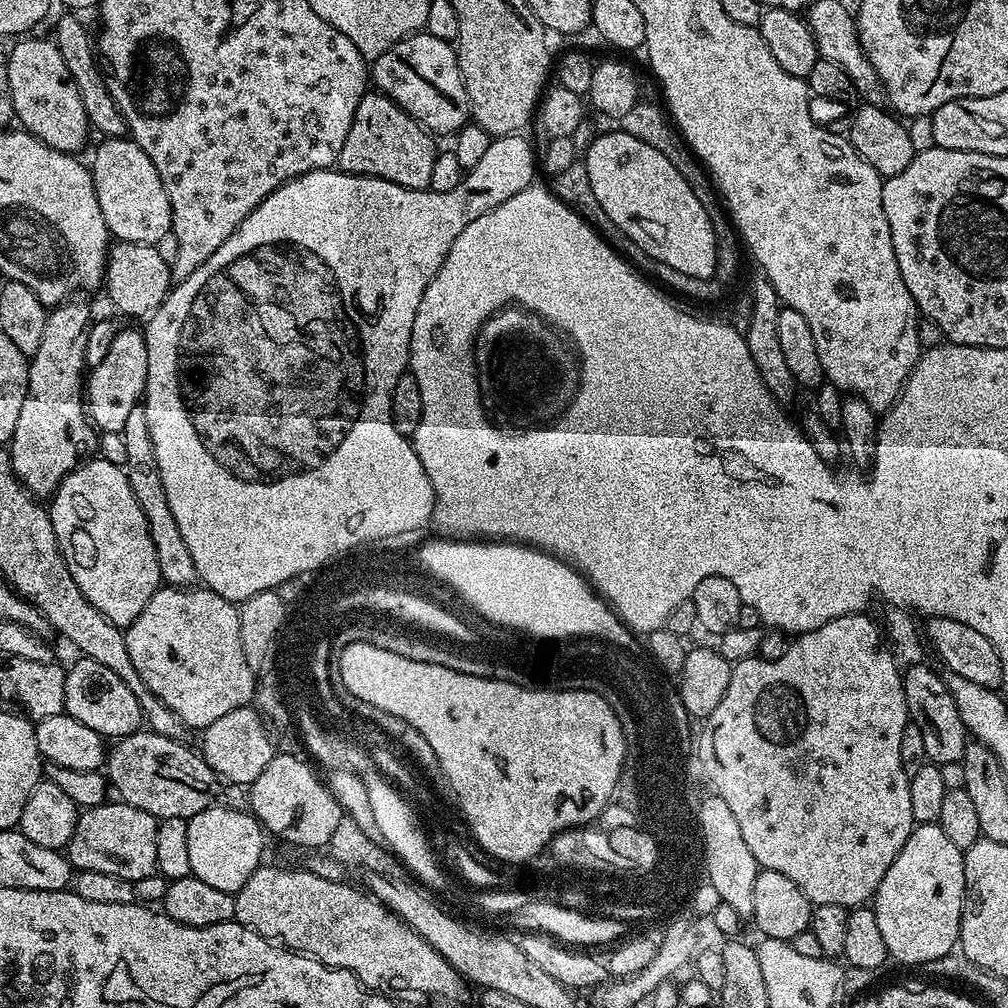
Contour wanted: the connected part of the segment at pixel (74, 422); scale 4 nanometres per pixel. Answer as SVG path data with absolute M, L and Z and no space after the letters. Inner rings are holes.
M78 299L55 305L48 313L46 334L42 334L42 343L28 362L26 398L22 398L18 426L14 426L10 441L14 474L37 498L51 497L64 477L85 457L95 453L92 451L96 448L98 432L88 418L84 368L84 351L90 348L88 333L93 316Z

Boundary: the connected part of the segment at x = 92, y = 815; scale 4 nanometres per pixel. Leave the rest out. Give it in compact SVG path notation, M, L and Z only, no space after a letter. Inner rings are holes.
M105 802L83 809L76 817L74 834L70 838L66 855L73 869L85 872L98 870L102 874L118 874L130 881L157 875L158 823L155 816L146 814L123 802Z

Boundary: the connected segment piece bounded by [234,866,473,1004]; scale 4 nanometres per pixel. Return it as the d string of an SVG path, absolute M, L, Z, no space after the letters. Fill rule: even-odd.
M260 866L250 875L246 884L236 892L235 898L235 923L246 926L250 930L254 930L257 934L263 936L265 940L273 941L277 945L283 946L293 952L310 956L313 960L321 960L327 968L341 968L347 972L352 972L355 974L356 979L370 992L378 992L381 994L421 992L424 996L441 996L442 999L449 1000L452 1004L464 1004L472 996L471 990L473 991L473 989L470 987L469 981L465 980L458 970L454 970L454 966L450 966L450 962L446 962L446 958L442 958L442 954L438 954L438 950L434 950L434 946L430 946L430 942L423 940L412 927L404 923L404 921L401 920L399 916L394 915L393 912L389 912L379 900L373 898L367 891L361 890L361 892L359 892L358 889L351 888L351 886L348 885L348 882L318 878L318 874L314 874L307 870L291 872L288 868L266 868L266 866Z

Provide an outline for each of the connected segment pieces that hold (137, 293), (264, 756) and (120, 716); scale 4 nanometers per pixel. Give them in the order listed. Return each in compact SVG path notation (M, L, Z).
M121 240L108 249L106 289L108 300L124 316L147 318L167 298L173 287L170 265L158 254L156 245Z
M252 706L230 710L230 714L218 718L218 722L210 722L210 726L203 729L201 736L204 737L198 743L198 748L204 760L211 766L213 773L228 784L252 785L258 774L262 774L262 770L270 766L274 755L263 718Z
M80 656L72 665L67 665L64 711L70 718L82 722L82 726L90 726L90 730L105 738L129 736L141 731L145 723L144 712L138 706L138 698L134 698L134 690L130 690L114 670L89 656Z

